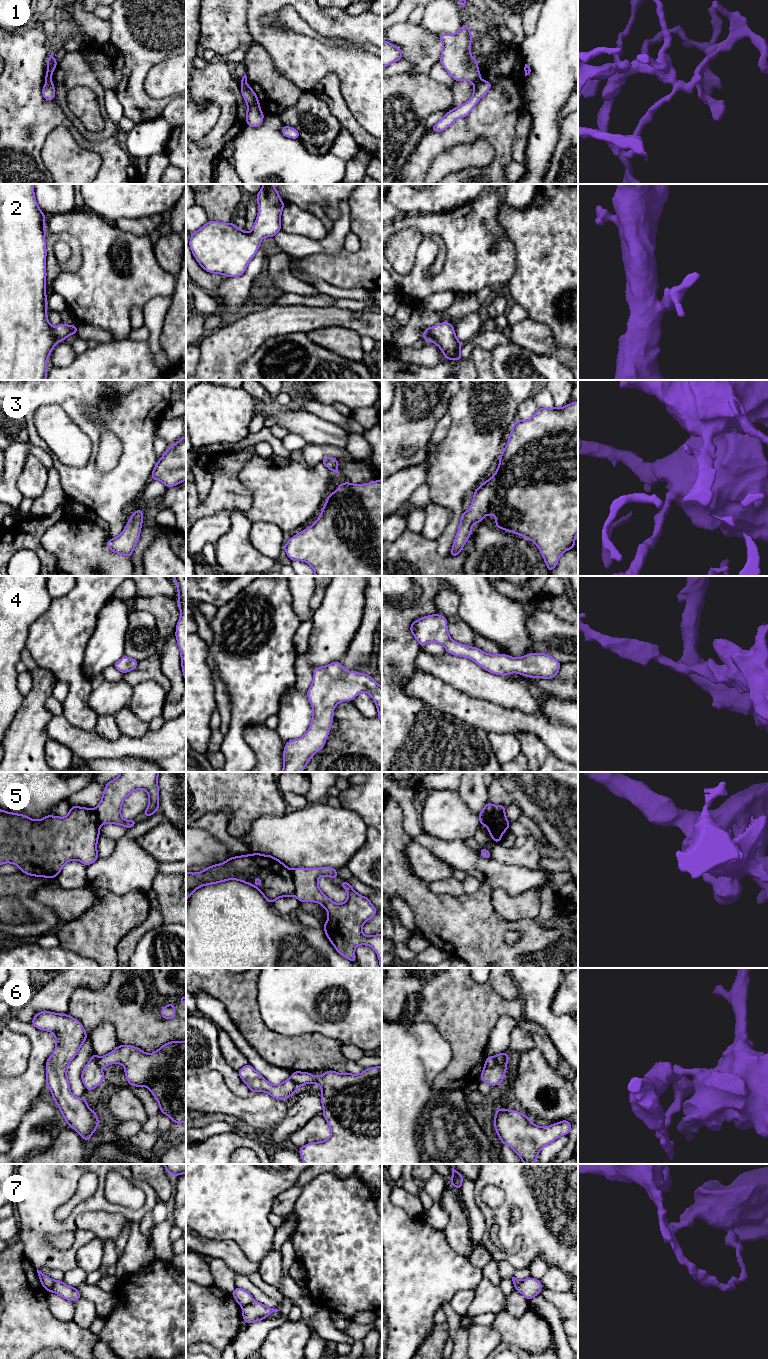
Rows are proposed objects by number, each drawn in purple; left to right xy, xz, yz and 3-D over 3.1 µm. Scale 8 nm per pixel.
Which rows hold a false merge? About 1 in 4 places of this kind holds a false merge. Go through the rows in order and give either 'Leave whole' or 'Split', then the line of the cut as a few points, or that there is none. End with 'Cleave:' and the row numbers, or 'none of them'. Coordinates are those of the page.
1: Split. Split along xy (47, 80), (50, 81)
2: Leave whole. No split
3: Leave whole. No split
4: Leave whole. No split
5: Split. Split along xz (291, 870), (294, 895)
6: Split. Split along xy (98, 1057), (98, 1063), (101, 1066)
7: Split. Split along xy (55, 1281), (49, 1291)
Cleave: 1, 5, 6, 7

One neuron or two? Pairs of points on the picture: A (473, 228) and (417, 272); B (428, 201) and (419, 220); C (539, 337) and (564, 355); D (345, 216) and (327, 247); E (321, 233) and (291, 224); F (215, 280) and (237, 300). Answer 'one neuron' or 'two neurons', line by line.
A: one neuron
B: two neurons
C: one neuron
D: one neuron
E: one neuron
F: two neurons

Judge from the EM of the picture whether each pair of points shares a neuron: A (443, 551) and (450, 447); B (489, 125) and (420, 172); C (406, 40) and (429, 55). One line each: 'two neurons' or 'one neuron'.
A: one neuron
B: one neuron
C: one neuron

